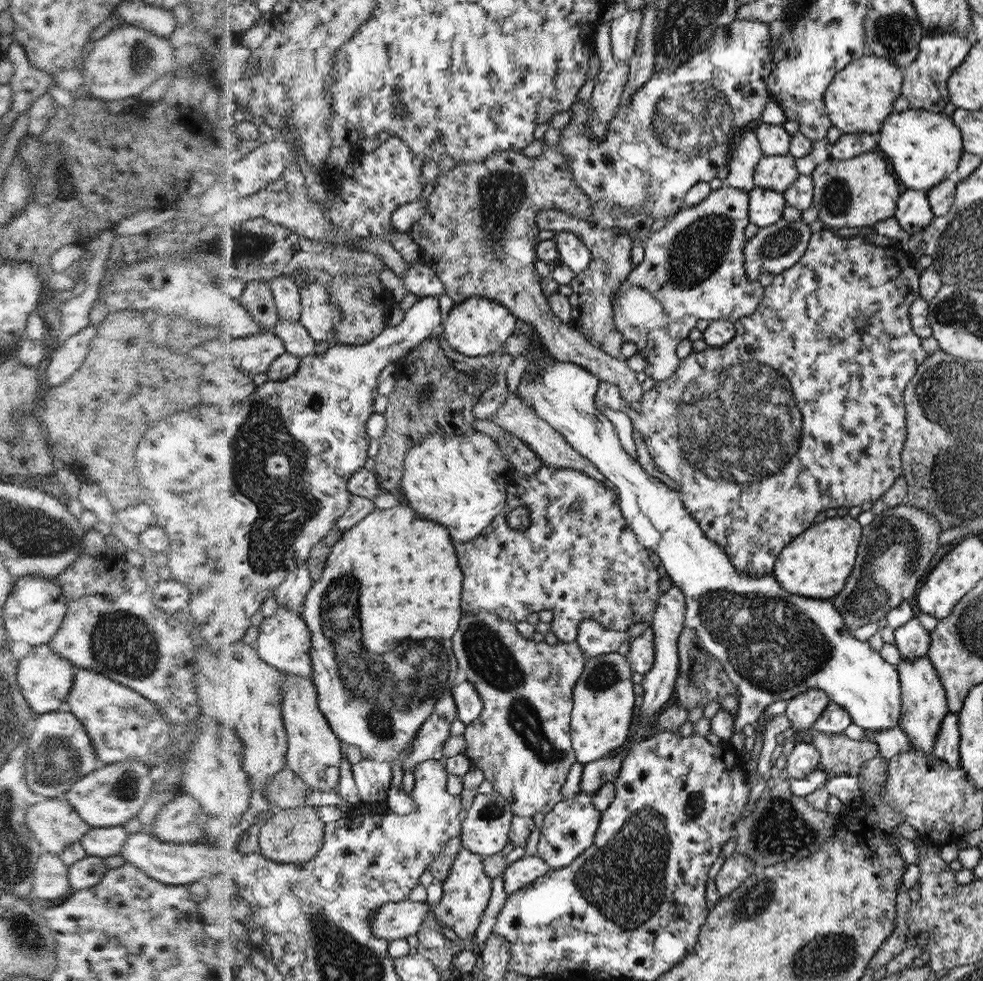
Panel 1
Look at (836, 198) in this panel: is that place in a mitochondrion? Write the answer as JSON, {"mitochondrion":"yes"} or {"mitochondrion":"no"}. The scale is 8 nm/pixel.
{"mitochondrion":"yes"}

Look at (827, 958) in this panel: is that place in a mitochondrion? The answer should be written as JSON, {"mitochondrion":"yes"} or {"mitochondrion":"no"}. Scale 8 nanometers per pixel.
{"mitochondrion":"yes"}

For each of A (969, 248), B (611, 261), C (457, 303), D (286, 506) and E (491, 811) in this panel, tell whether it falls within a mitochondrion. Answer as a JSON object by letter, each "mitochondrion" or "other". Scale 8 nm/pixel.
{"A":"mitochondrion","B":"other","C":"other","D":"mitochondrion","E":"mitochondrion"}

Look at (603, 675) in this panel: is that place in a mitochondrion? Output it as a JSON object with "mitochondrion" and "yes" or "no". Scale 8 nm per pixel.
{"mitochondrion":"yes"}

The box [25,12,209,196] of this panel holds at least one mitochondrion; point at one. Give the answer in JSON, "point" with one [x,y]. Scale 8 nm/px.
{"point":[139,54]}

